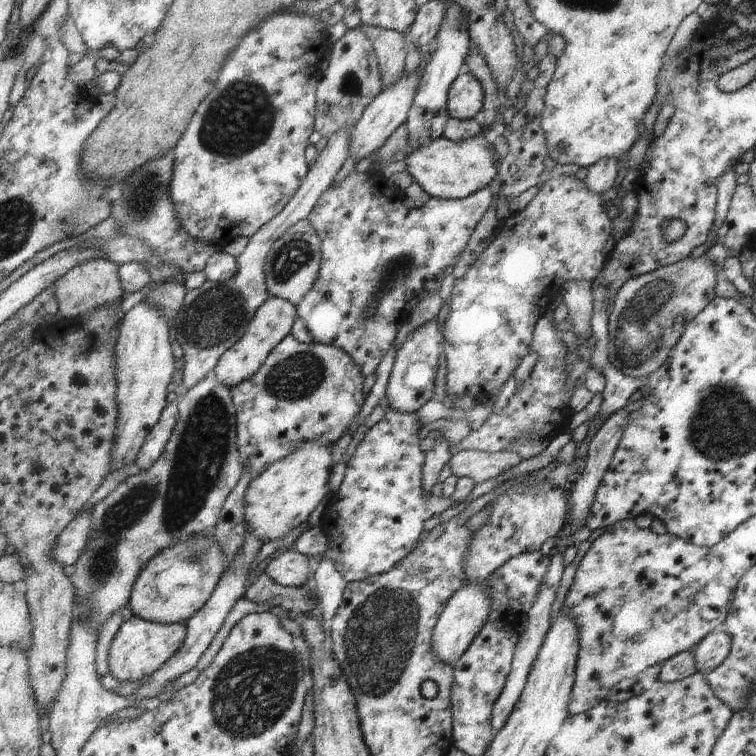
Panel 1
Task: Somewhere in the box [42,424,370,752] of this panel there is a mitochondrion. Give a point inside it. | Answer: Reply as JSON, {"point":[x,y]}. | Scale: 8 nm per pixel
{"point":[249,694]}

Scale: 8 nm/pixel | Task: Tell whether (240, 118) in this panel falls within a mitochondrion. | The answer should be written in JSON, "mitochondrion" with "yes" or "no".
{"mitochondrion":"yes"}

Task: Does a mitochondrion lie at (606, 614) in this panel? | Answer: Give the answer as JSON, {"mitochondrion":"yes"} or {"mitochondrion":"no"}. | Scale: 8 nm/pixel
{"mitochondrion":"no"}

